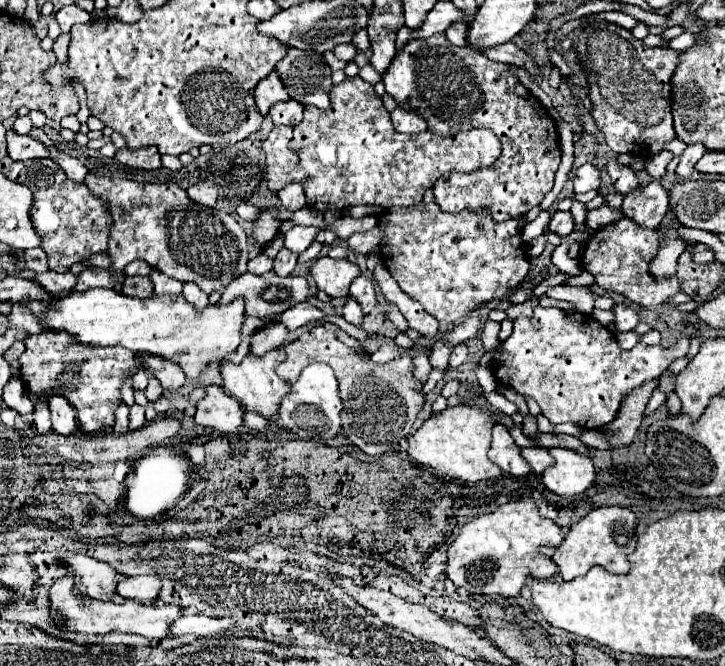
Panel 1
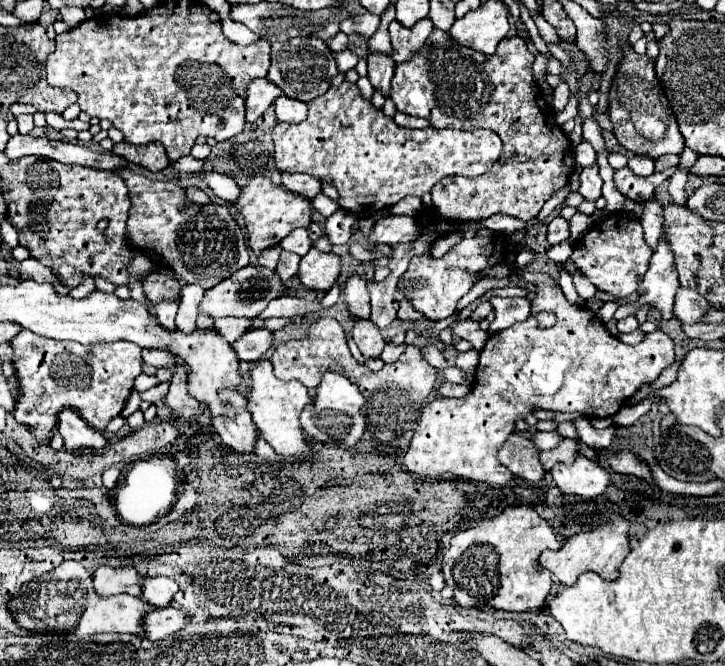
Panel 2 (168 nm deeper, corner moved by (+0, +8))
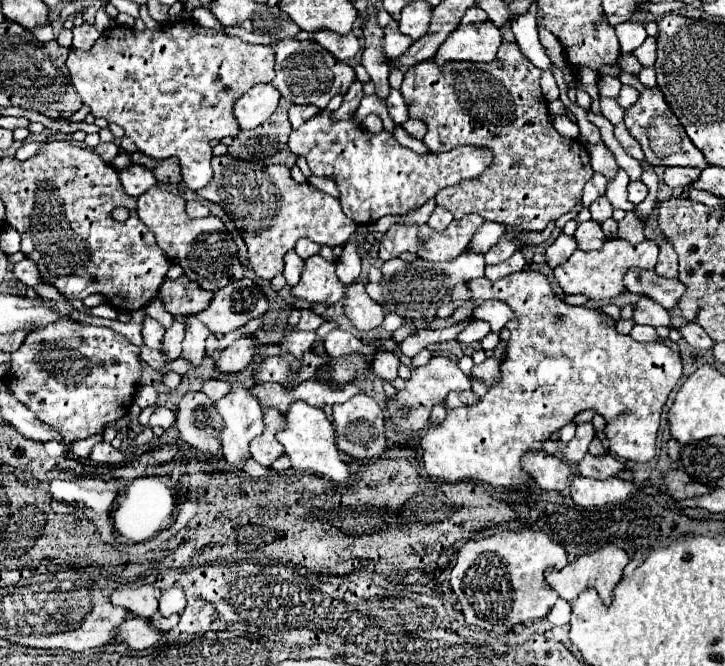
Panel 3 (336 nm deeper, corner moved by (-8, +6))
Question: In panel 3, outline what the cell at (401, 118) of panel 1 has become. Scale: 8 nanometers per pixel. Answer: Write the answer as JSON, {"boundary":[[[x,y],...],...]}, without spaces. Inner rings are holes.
{"boundary":[[[407,120],[403,124],[403,128],[405,128],[405,132],[409,132],[409,136],[413,136],[417,140],[423,140],[423,136],[427,134],[427,126],[421,120]]]}

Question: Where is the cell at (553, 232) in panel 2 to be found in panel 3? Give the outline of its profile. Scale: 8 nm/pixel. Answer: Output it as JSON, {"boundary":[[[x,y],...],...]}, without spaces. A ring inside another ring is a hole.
{"boundary":[[[563,232],[559,234],[559,238],[547,248],[545,252],[545,262],[549,268],[557,268],[559,264],[563,264],[577,248],[577,242],[573,236],[565,236]]]}

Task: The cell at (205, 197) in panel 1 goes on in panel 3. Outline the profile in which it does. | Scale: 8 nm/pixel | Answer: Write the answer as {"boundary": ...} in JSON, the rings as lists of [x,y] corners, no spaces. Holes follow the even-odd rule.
{"boundary":[[[193,200],[185,204],[185,212],[187,212],[189,218],[205,218],[205,216],[209,216],[209,208],[203,206],[201,202],[193,202]]]}

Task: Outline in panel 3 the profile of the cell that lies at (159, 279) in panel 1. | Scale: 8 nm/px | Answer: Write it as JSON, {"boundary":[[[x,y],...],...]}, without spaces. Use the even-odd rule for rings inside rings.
{"boundary":[[[175,320],[173,326],[165,332],[165,336],[163,336],[163,340],[161,340],[161,342],[163,342],[163,346],[161,346],[161,354],[165,356],[167,362],[173,362],[173,360],[179,358],[183,336],[185,336],[185,326],[183,326],[183,322]]]}

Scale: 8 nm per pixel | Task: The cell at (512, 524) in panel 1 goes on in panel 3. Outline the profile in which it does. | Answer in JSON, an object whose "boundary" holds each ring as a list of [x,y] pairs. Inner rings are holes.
{"boundary":[[[531,528],[517,532],[503,530],[483,540],[469,540],[459,550],[457,564],[451,570],[451,590],[463,606],[461,612],[467,624],[487,632],[507,634],[515,624],[529,626],[549,614],[559,596],[549,588],[543,574],[549,566],[561,570],[565,564],[565,550],[545,532],[535,532]]]}

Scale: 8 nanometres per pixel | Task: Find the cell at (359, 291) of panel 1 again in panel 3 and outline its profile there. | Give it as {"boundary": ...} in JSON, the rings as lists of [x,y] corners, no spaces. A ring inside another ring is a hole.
{"boundary":[[[353,282],[347,286],[343,312],[357,330],[373,330],[385,318],[385,310],[367,296],[363,282]]]}

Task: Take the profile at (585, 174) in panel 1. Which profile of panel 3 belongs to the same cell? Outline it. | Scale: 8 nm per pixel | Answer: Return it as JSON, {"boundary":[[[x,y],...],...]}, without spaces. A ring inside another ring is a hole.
{"boundary":[[[601,196],[597,202],[591,204],[589,212],[591,212],[591,220],[593,220],[593,222],[603,224],[607,218],[611,218],[611,214],[613,214],[613,206],[609,204],[609,200],[607,200],[605,196]]]}

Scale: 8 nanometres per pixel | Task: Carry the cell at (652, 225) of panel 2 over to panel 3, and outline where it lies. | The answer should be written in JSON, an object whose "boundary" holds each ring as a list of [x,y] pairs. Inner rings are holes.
{"boundary":[[[663,240],[659,248],[659,262],[655,266],[655,272],[665,278],[677,278],[677,254],[667,240]]]}

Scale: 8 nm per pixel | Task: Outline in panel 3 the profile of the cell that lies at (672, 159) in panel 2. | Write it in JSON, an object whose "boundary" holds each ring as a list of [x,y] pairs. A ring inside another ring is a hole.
{"boundary":[[[675,166],[675,168],[665,168],[665,174],[663,174],[663,182],[671,188],[685,188],[689,186],[691,182],[697,180],[701,172],[697,168],[681,168],[681,166]]]}

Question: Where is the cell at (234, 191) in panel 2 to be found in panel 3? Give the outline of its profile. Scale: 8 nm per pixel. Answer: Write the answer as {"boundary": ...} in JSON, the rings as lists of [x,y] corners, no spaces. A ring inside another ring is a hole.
{"boundary":[[[181,20],[165,32],[137,32],[135,28],[125,26],[107,28],[89,54],[71,48],[67,68],[71,72],[73,88],[81,96],[83,104],[91,108],[91,114],[95,118],[101,116],[111,124],[119,124],[125,130],[125,136],[129,136],[145,156],[177,156],[183,172],[183,182],[191,190],[199,190],[207,186],[213,176],[209,166],[209,160],[213,156],[211,140],[239,134],[231,108],[237,98],[241,98],[255,84],[273,80],[273,62],[275,52],[269,46],[253,46],[243,42],[241,38],[227,38],[217,30],[203,28],[197,22]]]}

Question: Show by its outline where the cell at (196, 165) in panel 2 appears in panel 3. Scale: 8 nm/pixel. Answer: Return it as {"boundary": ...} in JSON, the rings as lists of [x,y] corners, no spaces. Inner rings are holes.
{"boundary":[[[225,154],[225,156],[213,156],[211,166],[213,166],[213,180],[205,188],[197,190],[197,194],[213,204],[219,204],[225,210],[225,214],[235,222],[235,228],[241,232],[247,244],[249,264],[253,272],[263,280],[273,280],[277,274],[283,272],[283,264],[285,264],[283,256],[295,248],[299,238],[309,238],[319,246],[335,248],[335,246],[347,244],[349,238],[357,230],[353,220],[349,220],[349,216],[343,214],[337,198],[327,196],[325,192],[317,190],[311,184],[297,184],[291,178],[289,168],[285,168],[285,164],[261,166],[261,164],[253,164],[253,162],[239,160],[239,158]]]}

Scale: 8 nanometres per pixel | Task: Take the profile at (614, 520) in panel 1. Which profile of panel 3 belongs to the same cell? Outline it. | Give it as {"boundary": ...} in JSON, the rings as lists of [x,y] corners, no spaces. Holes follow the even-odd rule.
{"boundary":[[[605,544],[601,550],[595,550],[595,552],[589,552],[589,554],[583,554],[581,558],[577,558],[575,562],[567,564],[561,572],[557,570],[549,570],[547,574],[547,584],[557,590],[557,594],[567,600],[567,602],[573,602],[581,592],[585,592],[585,588],[595,588],[601,596],[601,600],[609,606],[611,604],[611,598],[613,598],[613,590],[615,586],[619,584],[621,576],[623,576],[623,570],[625,566],[629,564],[629,556],[625,554],[625,550],[617,548],[615,544]]]}

